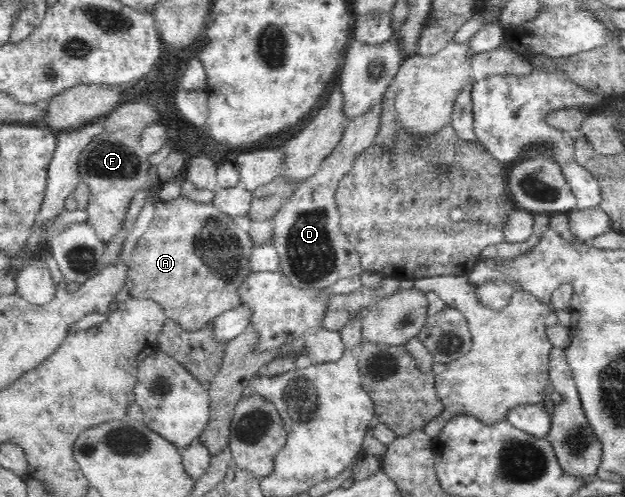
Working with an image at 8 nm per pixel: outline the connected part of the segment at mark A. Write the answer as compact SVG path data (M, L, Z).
M178 196L172 201L156 201L156 209L154 209L154 219L148 229L140 236L136 242L135 248L132 250L129 259L129 268L127 269L125 284L128 286L128 291L131 297L136 299L152 299L162 306L167 319L171 319L180 325L184 331L198 331L204 329L208 323L213 321L217 315L240 307L241 299L237 289L240 284L250 275L250 254L253 249L253 241L247 230L247 225L242 221L237 220L225 213L222 213L213 202L200 203L192 201L187 197Z

